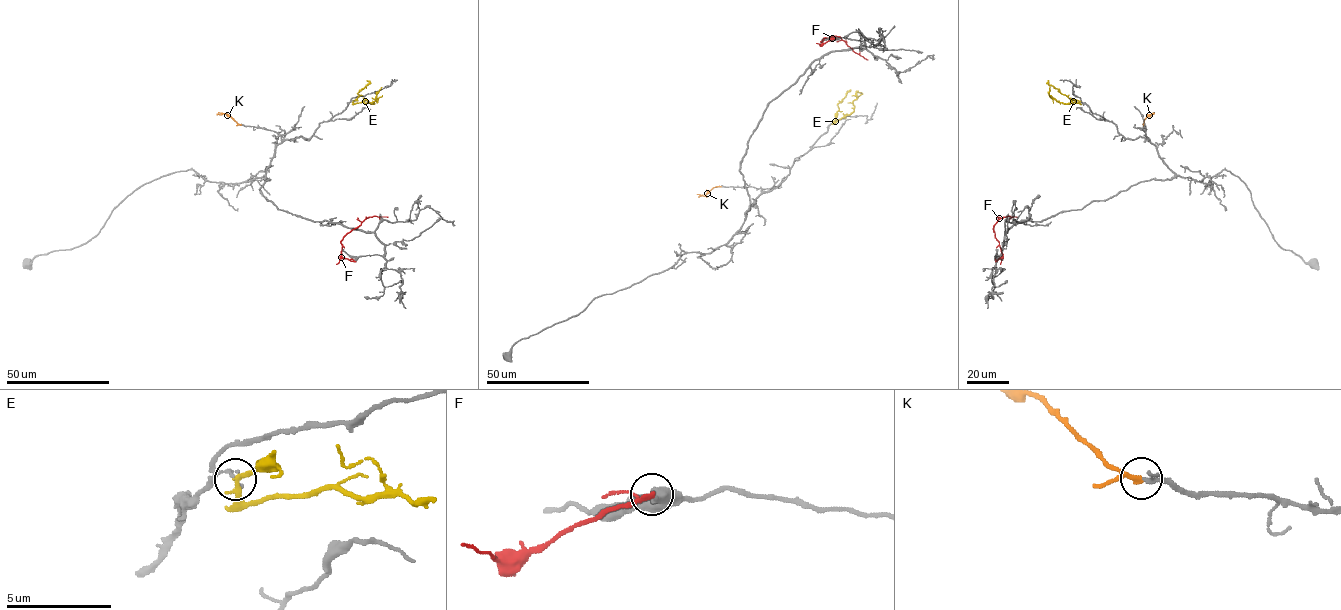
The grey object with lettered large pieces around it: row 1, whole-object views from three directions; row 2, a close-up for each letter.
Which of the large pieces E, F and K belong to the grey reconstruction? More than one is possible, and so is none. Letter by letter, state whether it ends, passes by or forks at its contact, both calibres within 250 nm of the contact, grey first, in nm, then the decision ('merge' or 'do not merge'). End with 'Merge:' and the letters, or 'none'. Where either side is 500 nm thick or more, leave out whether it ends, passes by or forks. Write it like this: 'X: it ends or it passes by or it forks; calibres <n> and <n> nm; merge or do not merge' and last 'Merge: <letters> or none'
E: it passes by; calibres 180 and 190 nm; do not merge
F: it passes by; calibres 420 and 170 nm; do not merge
K: it passes by; calibres 200 and 180 nm; merge
Merge: K

